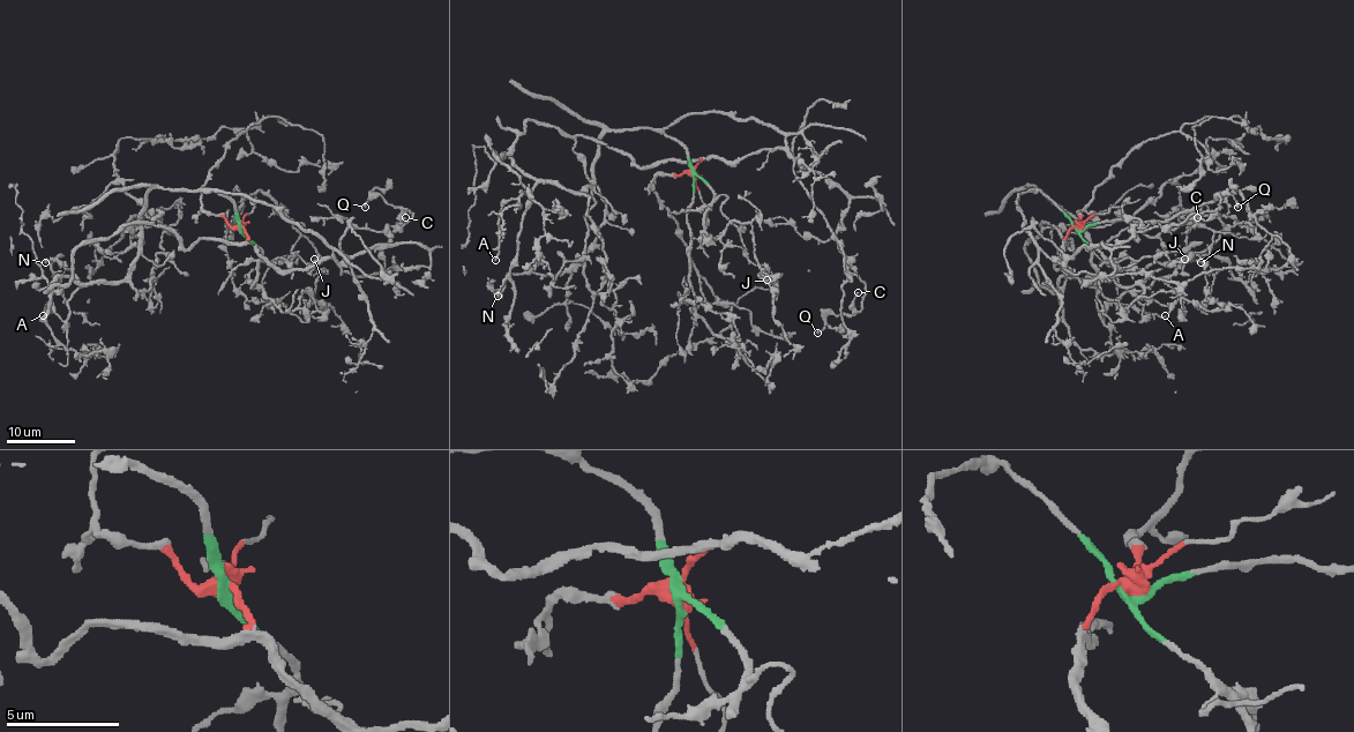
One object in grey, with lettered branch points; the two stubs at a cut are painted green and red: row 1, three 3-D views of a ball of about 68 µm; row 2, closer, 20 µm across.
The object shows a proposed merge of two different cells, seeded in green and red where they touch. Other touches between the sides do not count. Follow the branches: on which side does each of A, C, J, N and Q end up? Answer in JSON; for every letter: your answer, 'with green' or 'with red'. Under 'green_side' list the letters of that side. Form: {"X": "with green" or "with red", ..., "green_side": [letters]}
{"A": "with green", "C": "with red", "J": "with green", "N": "with green", "Q": "with red", "green_side": ["A", "J", "N"]}

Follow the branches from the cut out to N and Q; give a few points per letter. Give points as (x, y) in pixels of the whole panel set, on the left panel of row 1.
N: (240, 229), (237, 207), (217, 192), (156, 188), (122, 281), (87, 285), (64, 261), (45, 263)
Q: (240, 229), (279, 270), (305, 270), (397, 245), (383, 232), (405, 224), (412, 211), (376, 195), (365, 207)

